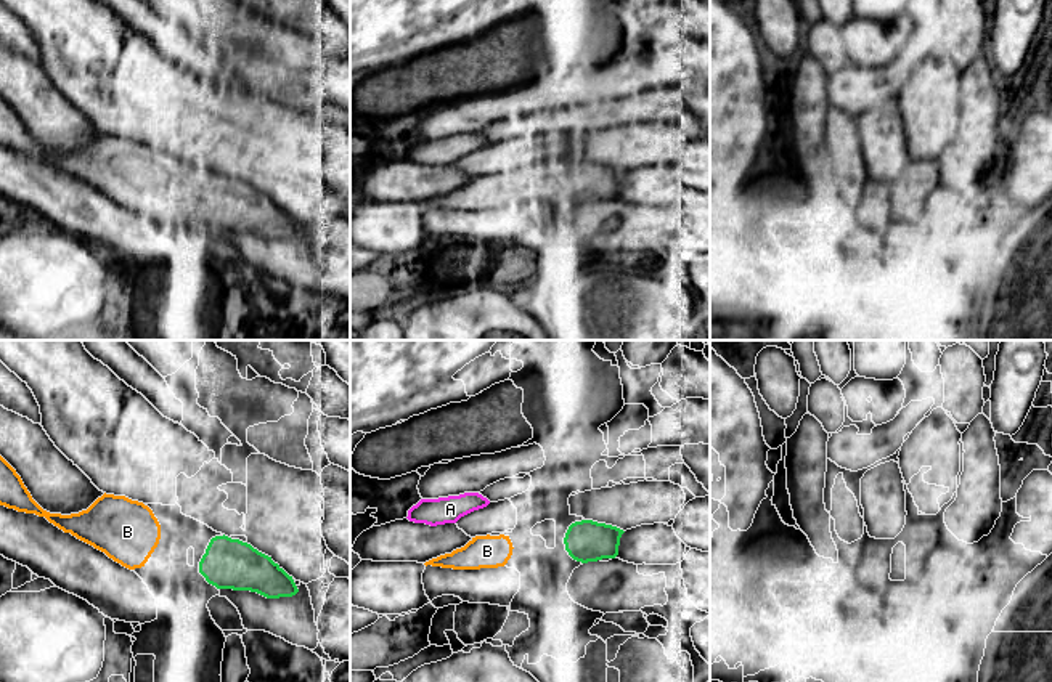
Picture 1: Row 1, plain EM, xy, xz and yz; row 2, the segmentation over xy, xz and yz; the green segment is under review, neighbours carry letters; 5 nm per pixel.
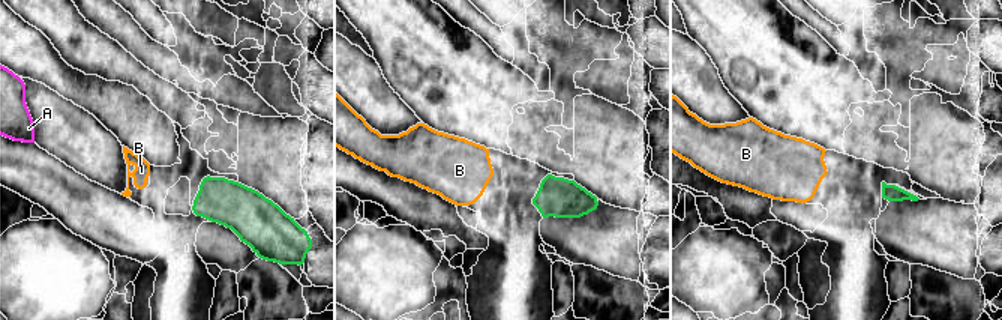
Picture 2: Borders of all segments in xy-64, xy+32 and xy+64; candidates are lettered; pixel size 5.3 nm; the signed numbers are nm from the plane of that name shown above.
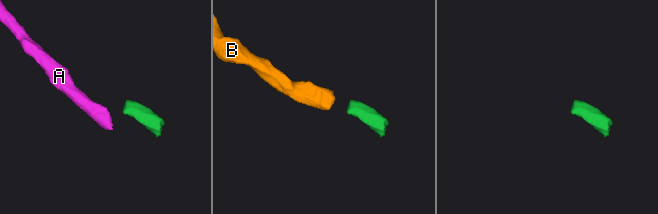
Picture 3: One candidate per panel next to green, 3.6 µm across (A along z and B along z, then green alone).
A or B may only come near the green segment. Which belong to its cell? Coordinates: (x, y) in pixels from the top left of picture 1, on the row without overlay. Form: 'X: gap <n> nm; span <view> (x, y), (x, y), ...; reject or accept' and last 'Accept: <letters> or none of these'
A: gap 420 nm; span xz (566, 174), (489, 143); reject
B: gap 220 nm; span xy (199, 202), (158, 183); accept
Accept: B

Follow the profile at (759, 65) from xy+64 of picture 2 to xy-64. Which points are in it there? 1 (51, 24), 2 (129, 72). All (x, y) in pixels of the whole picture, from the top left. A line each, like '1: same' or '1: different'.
1: same
2: same

